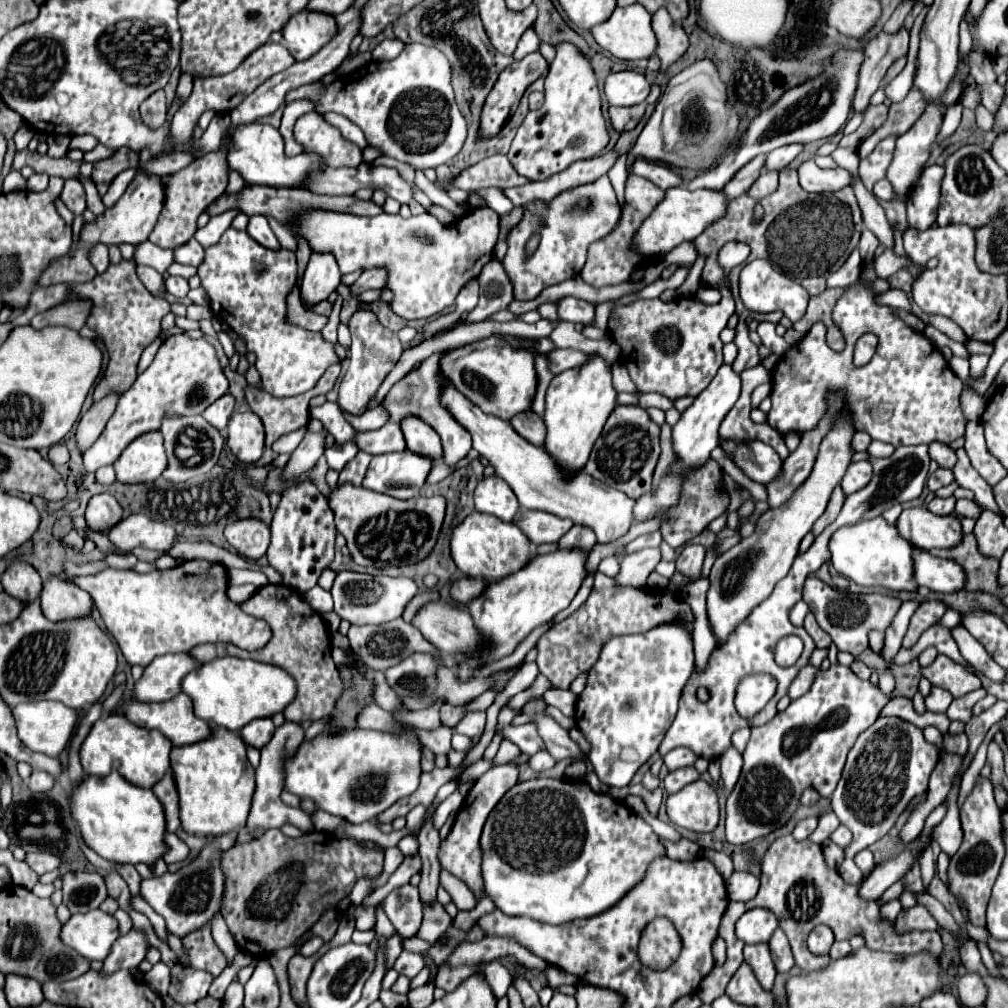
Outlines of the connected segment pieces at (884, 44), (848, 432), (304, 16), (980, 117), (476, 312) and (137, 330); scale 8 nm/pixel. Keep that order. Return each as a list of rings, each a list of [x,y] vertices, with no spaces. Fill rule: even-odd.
[[[901,27],[897,33],[879,33],[865,47],[865,61],[859,71],[859,85],[853,99],[855,111],[863,111],[869,105],[871,95],[877,91],[881,77],[899,57],[905,57],[909,49],[909,29]]]
[[[843,411],[835,421],[833,429],[821,441],[815,467],[809,479],[803,483],[803,487],[799,487],[783,507],[765,511],[759,517],[755,525],[755,533],[751,537],[741,539],[735,547],[731,547],[729,551],[725,551],[721,557],[715,559],[709,573],[711,587],[707,593],[707,613],[709,613],[713,635],[719,641],[719,647],[731,637],[731,631],[735,631],[735,627],[743,623],[743,619],[747,619],[747,613],[751,613],[755,605],[767,599],[767,595],[771,595],[779,579],[783,579],[783,575],[787,575],[787,571],[791,569],[801,539],[809,533],[813,523],[823,515],[831,491],[839,485],[841,477],[845,475],[855,455],[855,449],[851,445],[855,433],[857,429],[855,423],[851,423],[851,411]]]
[[[313,11],[295,13],[283,27],[283,43],[297,61],[319,53],[339,31],[335,17]]]
[[[979,105],[979,107],[975,109],[975,115],[977,115],[977,123],[979,123],[979,127],[983,127],[983,129],[991,129],[991,125],[993,125],[993,115],[987,113],[987,109],[985,109],[983,105]]]
[[[491,259],[491,263],[487,263],[487,265],[483,267],[483,271],[481,271],[481,275],[479,275],[477,281],[479,281],[481,289],[479,289],[479,305],[473,309],[473,313],[468,313],[465,317],[461,317],[453,325],[443,330],[441,333],[436,334],[434,337],[442,335],[460,324],[475,323],[479,322],[479,319],[487,319],[491,313],[501,311],[501,309],[507,309],[507,305],[513,301],[513,287],[511,287],[511,281],[509,281],[509,277],[507,277],[507,273],[505,273],[505,269],[503,269],[503,265],[501,265],[499,259]]]
[[[123,259],[117,265],[109,265],[103,275],[93,279],[91,283],[71,283],[71,291],[75,289],[77,295],[83,295],[93,301],[91,317],[87,319],[87,327],[97,331],[103,345],[109,353],[109,363],[105,367],[103,379],[97,383],[93,393],[93,403],[103,399],[103,395],[111,395],[111,391],[119,391],[123,395],[133,381],[137,379],[137,363],[143,349],[159,337],[161,333],[161,319],[171,311],[171,305],[163,299],[151,295],[141,279],[137,277],[137,263],[135,259]]]

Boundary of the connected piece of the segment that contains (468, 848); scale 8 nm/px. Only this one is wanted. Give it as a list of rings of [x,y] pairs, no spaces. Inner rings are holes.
[[[513,763],[493,767],[485,775],[481,775],[475,781],[475,785],[471,787],[471,791],[467,793],[467,797],[461,805],[461,811],[455,817],[453,829],[449,831],[449,835],[439,845],[439,863],[441,863],[441,867],[447,869],[449,873],[453,873],[455,877],[459,877],[473,891],[477,901],[481,901],[481,897],[483,897],[483,875],[479,875],[479,867],[481,867],[479,835],[481,835],[483,823],[487,821],[487,815],[491,813],[495,803],[499,803],[499,799],[517,783],[517,775],[519,775],[519,771]]]

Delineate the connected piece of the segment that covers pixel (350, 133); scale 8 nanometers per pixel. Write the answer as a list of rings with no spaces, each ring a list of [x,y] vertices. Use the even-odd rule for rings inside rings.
[[[327,113],[327,115],[323,115],[323,119],[327,119],[327,123],[331,123],[333,127],[337,127],[345,139],[353,141],[353,143],[359,145],[361,149],[367,145],[367,141],[363,139],[363,131],[359,131],[359,127],[355,127],[355,125],[353,125],[349,119],[345,119],[343,115]]]

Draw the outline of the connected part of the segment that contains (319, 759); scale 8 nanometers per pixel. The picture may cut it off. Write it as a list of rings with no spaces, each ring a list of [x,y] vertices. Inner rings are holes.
[[[327,727],[315,739],[303,741],[295,751],[295,755],[283,759],[283,775],[285,775],[283,789],[301,799],[311,799],[317,805],[317,809],[345,817],[351,823],[373,821],[393,803],[417,791],[421,777],[421,757],[423,757],[423,743],[419,735],[409,727],[401,727],[401,733],[383,733],[361,727],[337,731],[335,727]]]

